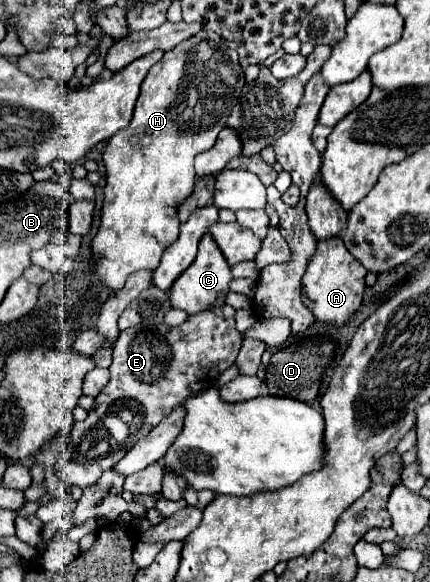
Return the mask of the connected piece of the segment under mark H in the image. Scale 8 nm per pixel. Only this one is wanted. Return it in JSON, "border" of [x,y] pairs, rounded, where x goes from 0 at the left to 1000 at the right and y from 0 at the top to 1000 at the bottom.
{"border":[[[479,50],[460,53],[456,60],[447,60],[447,64],[433,67],[428,74],[419,74],[409,84],[381,91],[377,105],[367,105],[367,108],[344,122],[344,129],[340,129],[340,136],[335,136],[335,143],[330,143],[330,156],[326,156],[326,167],[321,167],[321,174],[316,174],[312,201],[307,201],[302,215],[288,218],[288,222],[279,222],[265,235],[256,235],[251,246],[247,246],[247,256],[242,256],[242,263],[237,263],[237,273],[242,273],[242,284],[247,284],[247,321],[242,321],[237,383],[233,383],[228,404],[223,404],[219,414],[214,414],[214,431],[219,431],[219,442],[223,442],[223,466],[228,466],[228,476],[233,476],[233,483],[237,483],[247,493],[274,500],[274,497],[288,493],[288,486],[293,486],[293,479],[298,479],[302,469],[326,466],[326,462],[363,462],[367,452],[372,452],[372,445],[377,445],[377,438],[381,438],[381,428],[409,414],[409,407],[414,407],[414,390],[419,390],[419,380],[414,380],[414,352],[433,345],[433,338],[447,332],[451,314],[456,314],[451,270],[456,270],[460,263],[470,263],[470,259],[484,259],[484,256],[502,246],[502,235],[507,235],[507,229],[526,218],[530,198],[535,198],[535,191],[540,191],[540,180],[549,180],[549,167],[558,163],[563,149],[567,149],[567,122],[563,122],[563,115],[558,115],[558,108],[553,108],[553,91],[549,91],[544,84],[526,81],[521,70],[516,70],[502,57],[479,53]]]}

